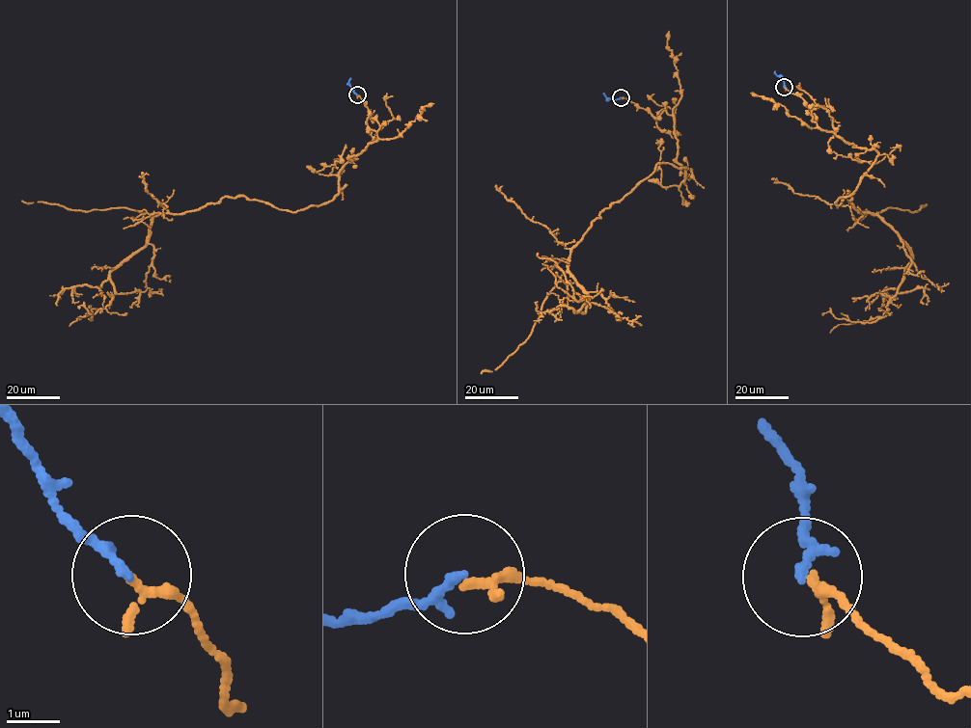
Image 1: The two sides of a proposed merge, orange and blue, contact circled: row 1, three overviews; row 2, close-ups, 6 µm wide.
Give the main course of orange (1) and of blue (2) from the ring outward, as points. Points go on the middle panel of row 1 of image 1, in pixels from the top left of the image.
1: (621, 98), (673, 116), (685, 183), (687, 169), (657, 164), (593, 221), (568, 266), (584, 312), (538, 253)
2: (621, 97), (611, 99), (604, 94)

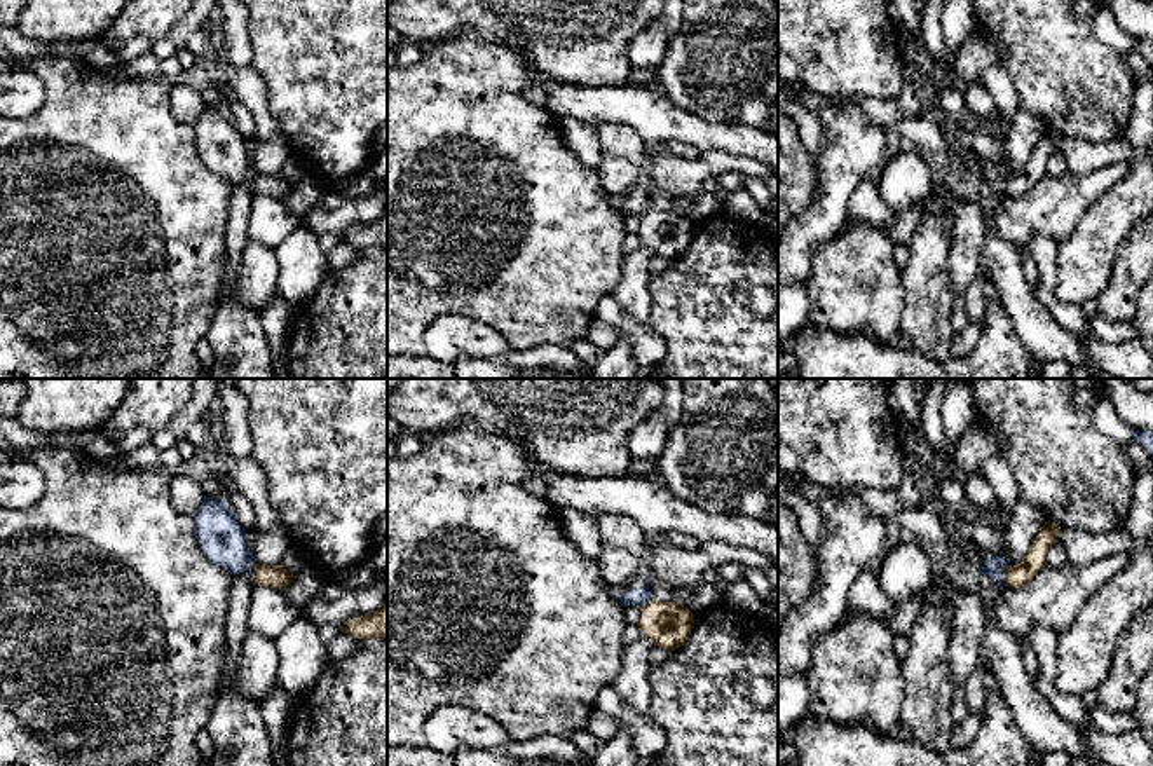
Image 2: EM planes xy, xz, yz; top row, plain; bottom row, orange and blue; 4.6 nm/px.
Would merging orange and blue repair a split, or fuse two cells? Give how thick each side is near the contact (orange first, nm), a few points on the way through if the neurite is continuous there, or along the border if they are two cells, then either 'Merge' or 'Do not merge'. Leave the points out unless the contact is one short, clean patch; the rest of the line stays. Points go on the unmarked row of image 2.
Thickness 110 nm (orange) against 220 nm. Boundary: xy (257, 171), (252, 182), (253, 194). Do not merge

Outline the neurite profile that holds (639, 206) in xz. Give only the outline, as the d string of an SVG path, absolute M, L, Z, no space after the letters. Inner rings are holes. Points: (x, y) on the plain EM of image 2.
M642 181L635 187L631 187L624 195L619 195L616 199L616 206L623 216L645 215L651 209L647 183Z

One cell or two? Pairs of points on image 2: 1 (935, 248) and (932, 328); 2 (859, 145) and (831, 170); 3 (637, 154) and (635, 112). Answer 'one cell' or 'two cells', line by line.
1: one cell
2: one cell
3: two cells

